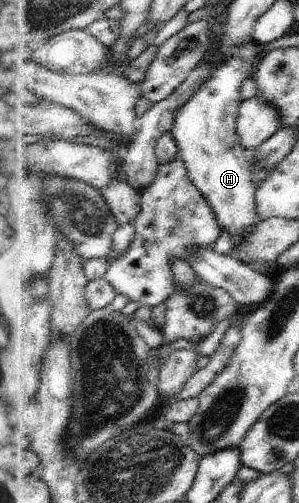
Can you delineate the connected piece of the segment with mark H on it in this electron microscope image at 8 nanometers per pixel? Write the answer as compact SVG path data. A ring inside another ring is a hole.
M253 40L239 46L237 56L225 60L203 84L203 88L181 108L172 130L193 184L203 192L212 210L215 210L223 232L233 236L237 242L233 248L245 244L247 236L251 236L262 221L257 199L260 186L255 180L250 153L243 148L237 128L241 108L245 105L241 88L249 78L258 76L258 65L263 57L263 53L259 53L259 45Z

